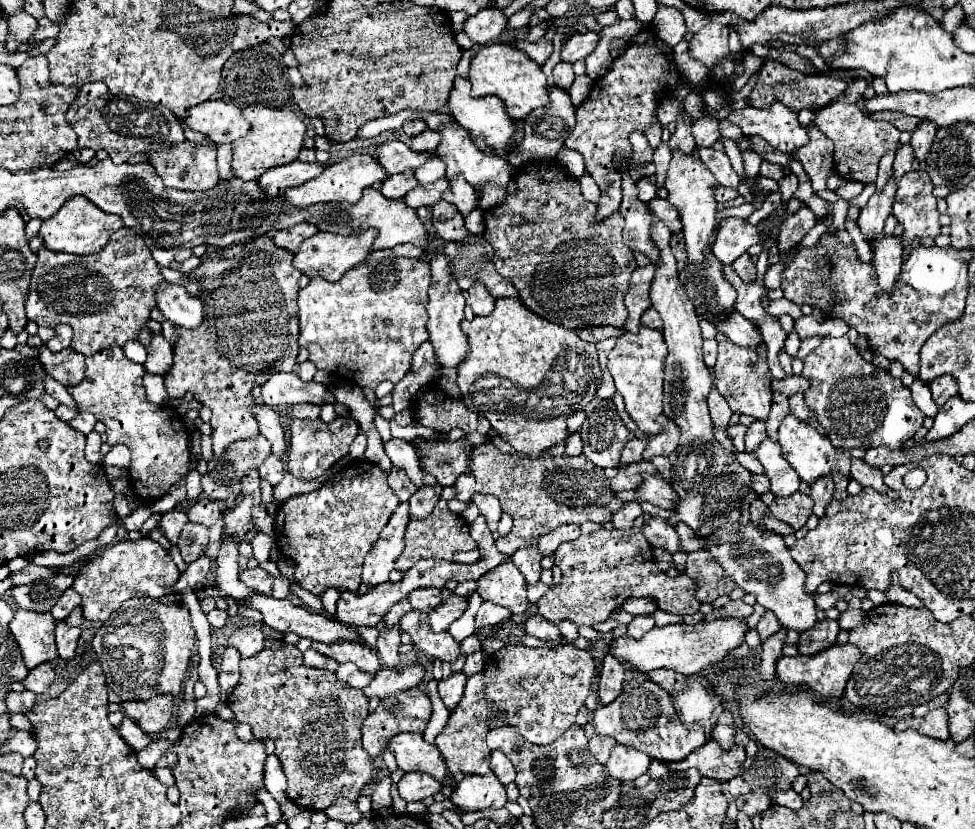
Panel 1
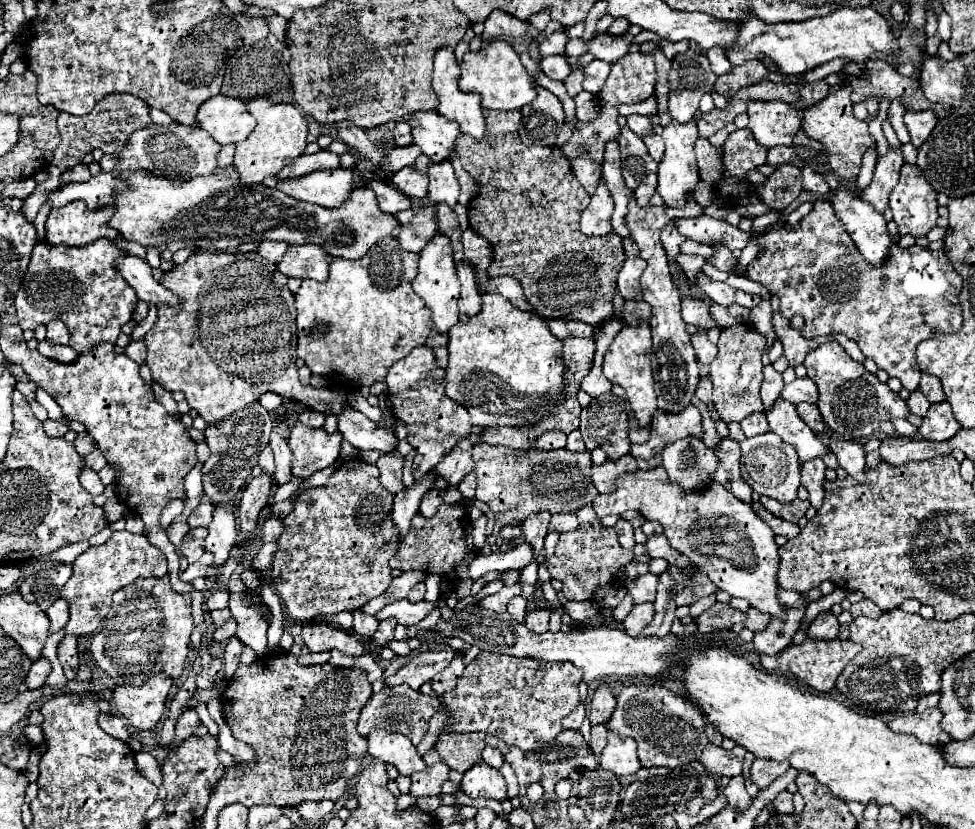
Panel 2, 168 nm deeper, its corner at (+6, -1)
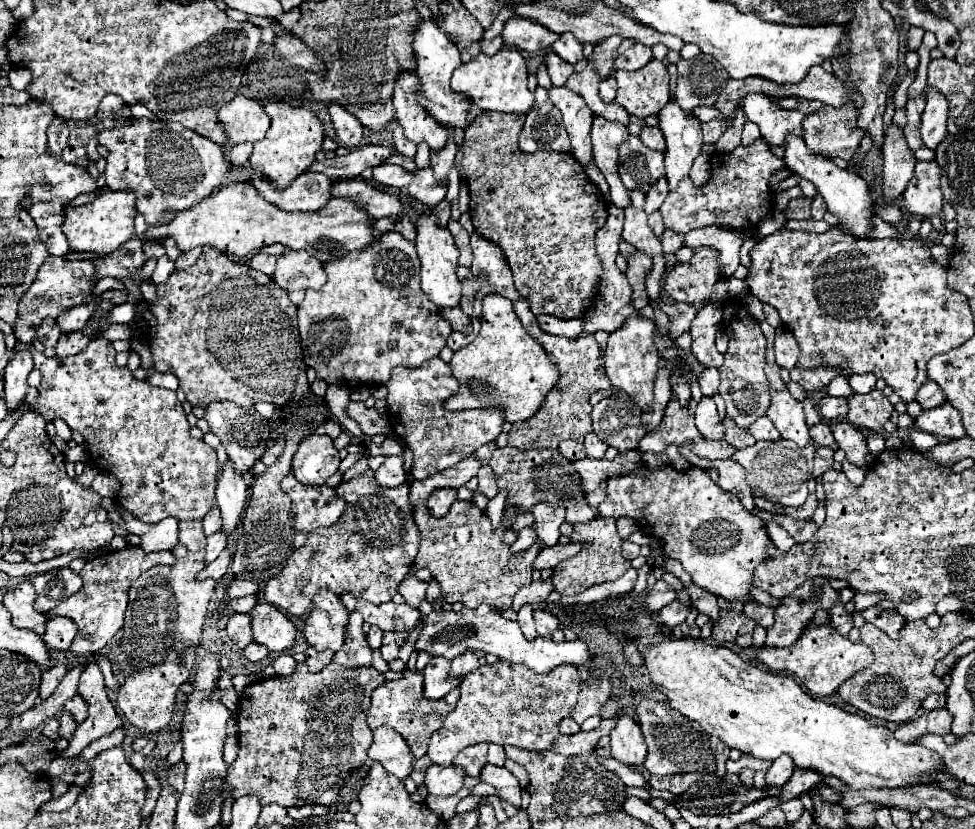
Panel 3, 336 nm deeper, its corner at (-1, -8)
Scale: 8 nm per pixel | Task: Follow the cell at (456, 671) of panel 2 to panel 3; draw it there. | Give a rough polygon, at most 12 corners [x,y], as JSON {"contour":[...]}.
{"contour":[[474,652],[452,660],[450,676],[462,680],[478,666]]}

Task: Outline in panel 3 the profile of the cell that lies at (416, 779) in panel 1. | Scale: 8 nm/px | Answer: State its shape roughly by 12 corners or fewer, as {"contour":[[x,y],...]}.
{"contour":[[432,764],[426,788],[432,796],[452,796],[462,788],[460,766]]}

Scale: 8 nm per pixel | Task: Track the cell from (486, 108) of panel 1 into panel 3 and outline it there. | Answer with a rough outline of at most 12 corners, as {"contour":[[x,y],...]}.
{"contour":[[416,6],[422,106],[442,126],[468,128],[472,100],[450,88],[462,66],[454,42]]}

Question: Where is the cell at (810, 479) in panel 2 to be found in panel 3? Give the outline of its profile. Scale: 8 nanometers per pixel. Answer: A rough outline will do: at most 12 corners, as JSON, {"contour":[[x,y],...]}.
{"contour":[[818,446],[812,478],[820,478],[834,464],[832,448]]}

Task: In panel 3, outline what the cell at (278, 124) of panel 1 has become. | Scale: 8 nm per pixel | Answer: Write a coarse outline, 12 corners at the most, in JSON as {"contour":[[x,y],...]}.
{"contour":[[268,102],[272,124],[250,168],[282,190],[310,168],[324,128],[316,114]]}

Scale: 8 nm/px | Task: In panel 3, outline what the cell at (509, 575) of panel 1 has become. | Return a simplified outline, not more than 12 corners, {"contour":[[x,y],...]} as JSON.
{"contour":[[522,606],[518,622],[526,638],[536,638],[532,606]]}

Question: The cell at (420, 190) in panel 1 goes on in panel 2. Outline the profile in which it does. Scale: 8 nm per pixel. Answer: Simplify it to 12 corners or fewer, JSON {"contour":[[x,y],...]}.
{"contour":[[367,181],[383,213],[397,215],[411,199],[385,181]]}

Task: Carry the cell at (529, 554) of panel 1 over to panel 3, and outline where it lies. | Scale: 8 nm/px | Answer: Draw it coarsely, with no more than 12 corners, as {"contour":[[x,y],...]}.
{"contour":[[544,502],[532,510],[536,534],[554,546],[564,522],[564,508]]}

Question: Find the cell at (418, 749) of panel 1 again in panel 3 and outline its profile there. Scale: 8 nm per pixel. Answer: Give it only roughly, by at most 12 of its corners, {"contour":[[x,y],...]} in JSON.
{"contour":[[388,726],[374,730],[368,756],[408,778],[416,756]]}

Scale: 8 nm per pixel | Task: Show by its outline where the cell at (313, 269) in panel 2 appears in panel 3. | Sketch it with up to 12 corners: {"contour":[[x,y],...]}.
{"contour":[[304,250],[284,252],[272,278],[288,292],[320,290],[326,272]]}

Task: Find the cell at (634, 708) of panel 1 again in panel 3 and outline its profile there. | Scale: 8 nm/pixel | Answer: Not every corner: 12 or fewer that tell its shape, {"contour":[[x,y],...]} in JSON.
{"contour":[[644,698],[636,718],[648,746],[644,768],[698,772],[712,758],[698,722]]}

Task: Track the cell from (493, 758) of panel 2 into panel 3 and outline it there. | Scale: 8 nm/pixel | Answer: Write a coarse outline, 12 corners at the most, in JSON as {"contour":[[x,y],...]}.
{"contour":[[490,744],[488,762],[504,766],[504,748]]}

